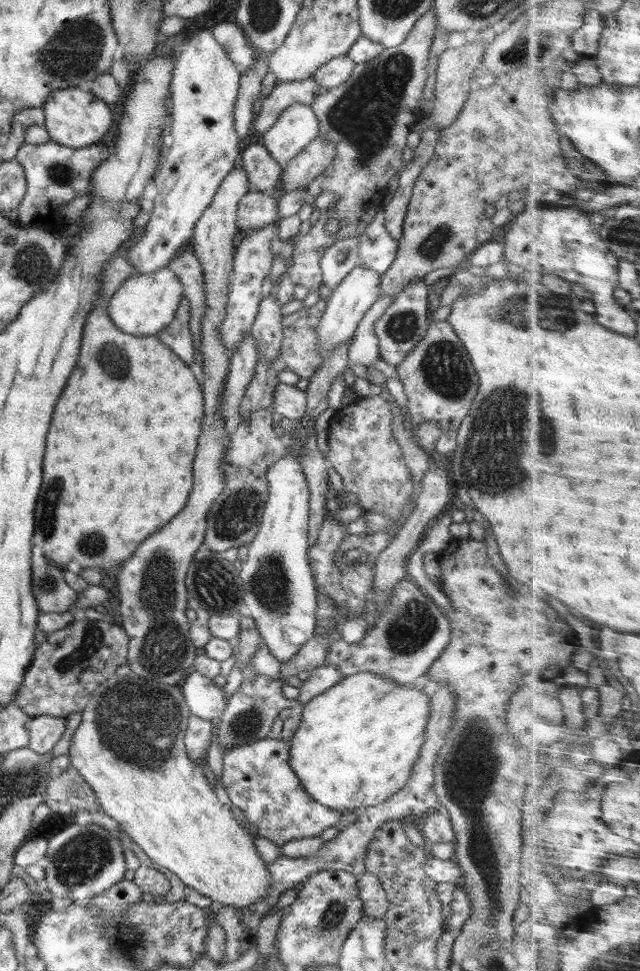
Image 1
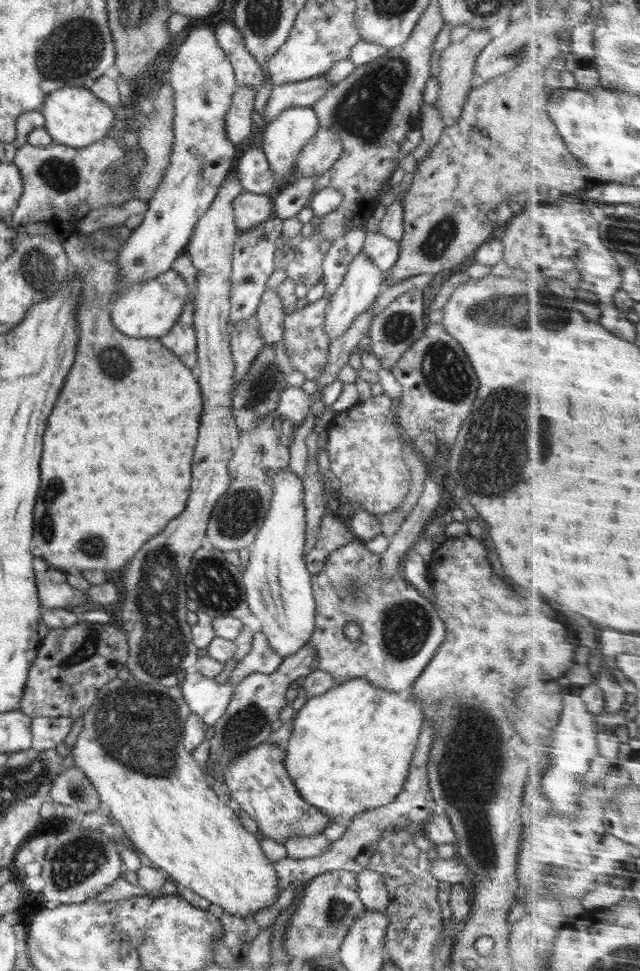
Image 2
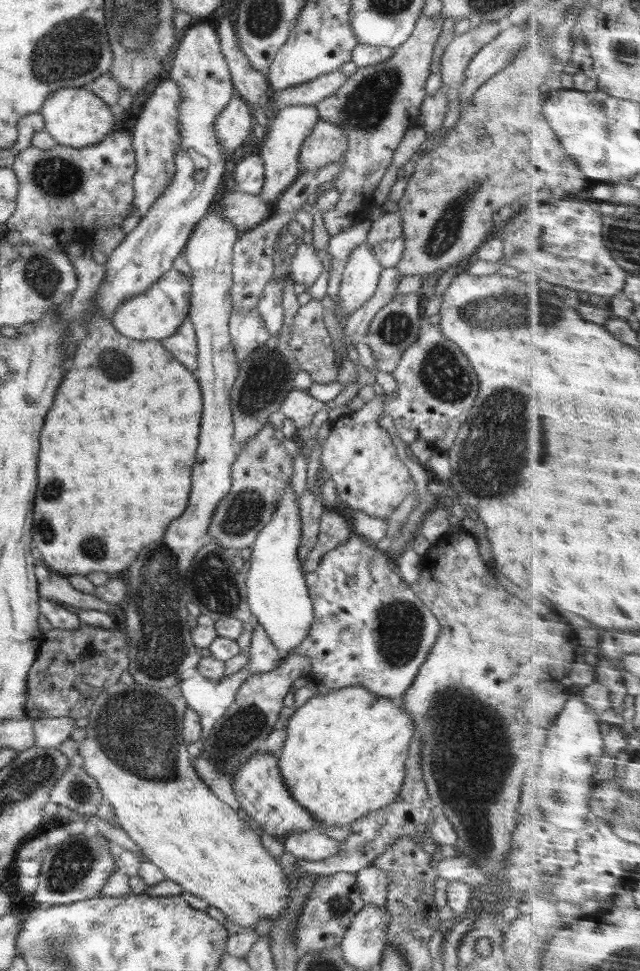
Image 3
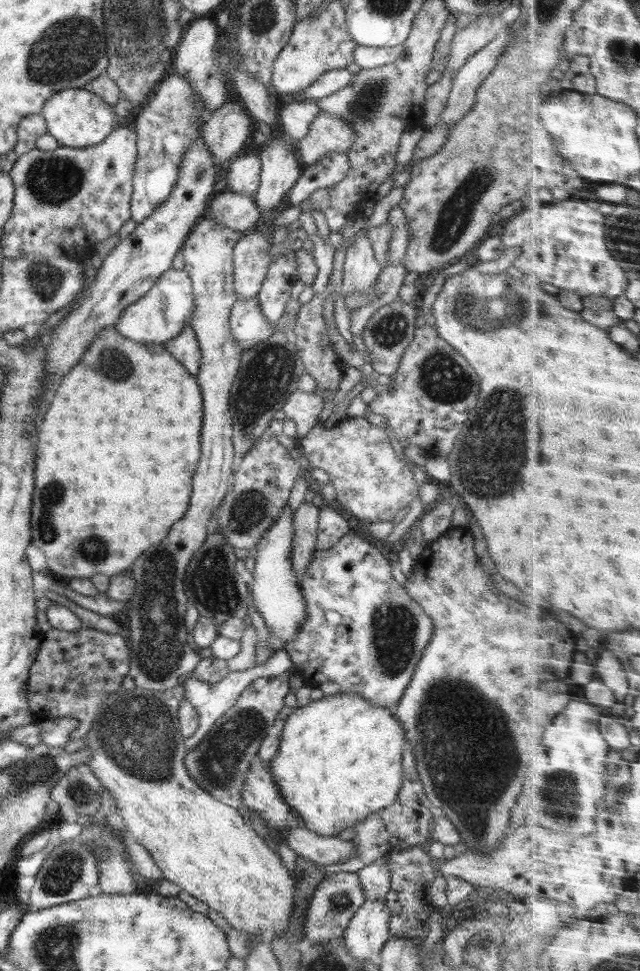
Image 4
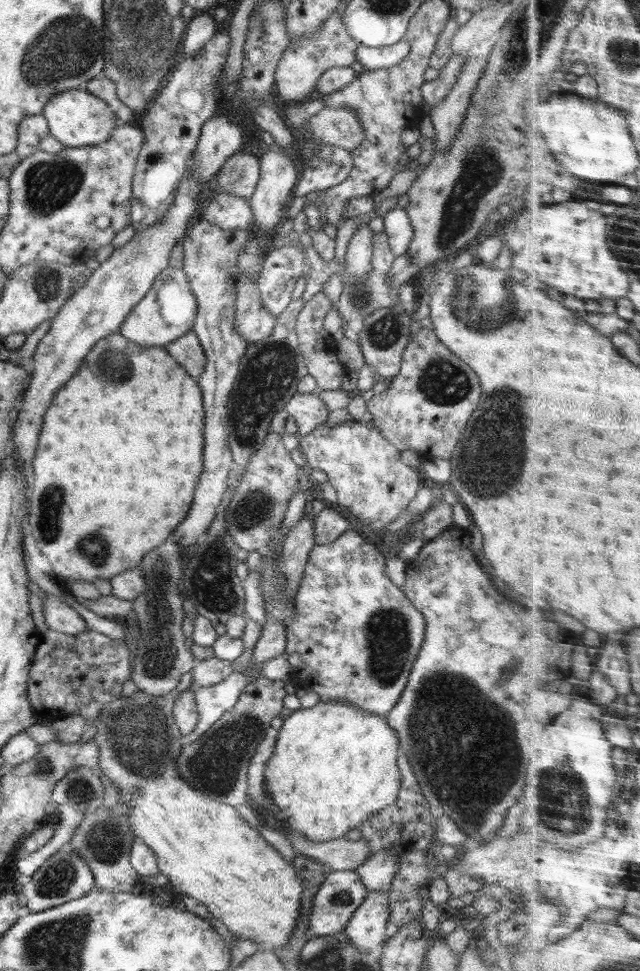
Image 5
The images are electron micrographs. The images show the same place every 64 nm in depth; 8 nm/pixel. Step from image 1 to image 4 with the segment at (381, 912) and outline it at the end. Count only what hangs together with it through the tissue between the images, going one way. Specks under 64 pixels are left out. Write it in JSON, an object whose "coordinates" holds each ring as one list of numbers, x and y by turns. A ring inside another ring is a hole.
{"coordinates":[[386,855,378,858,377,861,358,870,357,875,362,885,364,896,368,900,384,902,385,896,391,887,391,874,388,866,384,864]]}

